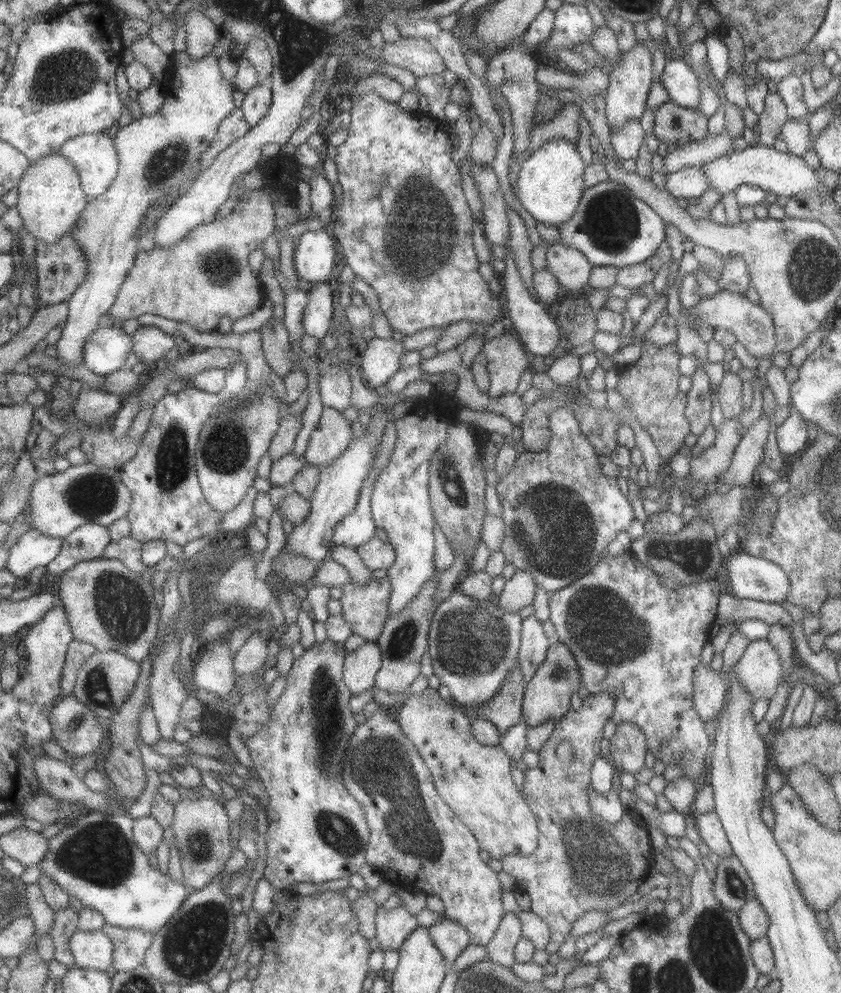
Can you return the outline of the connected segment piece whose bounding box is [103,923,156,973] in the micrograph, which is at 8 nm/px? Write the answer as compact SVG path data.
M106 923L103 931L107 932L115 943L116 961L113 967L118 973L136 970L145 965L148 950L153 946L156 934L110 923Z

